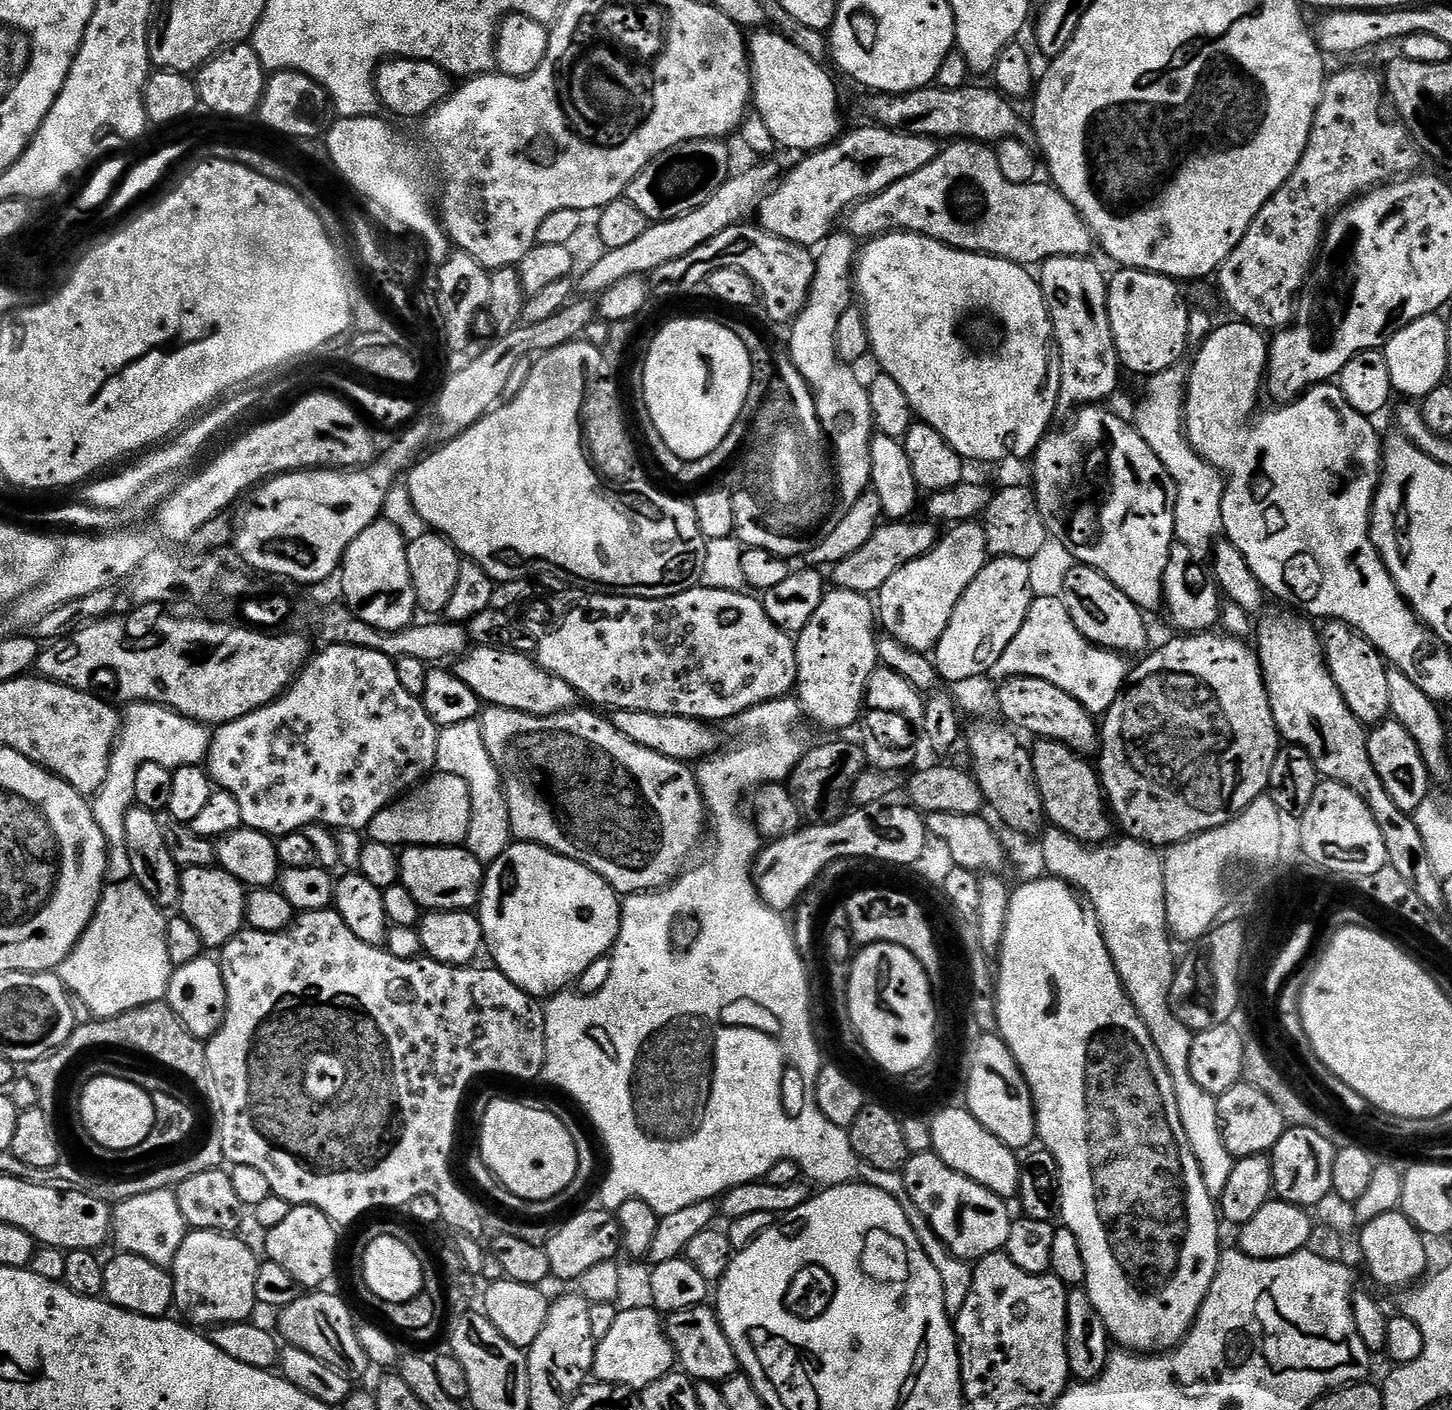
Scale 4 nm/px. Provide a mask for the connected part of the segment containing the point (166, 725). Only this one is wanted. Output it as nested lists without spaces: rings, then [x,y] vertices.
[[[132,702],[127,707],[128,709],[123,709],[122,712],[120,734],[116,737],[116,744],[112,748],[110,770],[106,776],[106,782],[90,800],[94,822],[98,822],[108,847],[108,874],[106,877],[108,884],[118,884],[133,879],[130,866],[130,850],[126,846],[126,814],[136,804],[134,781],[138,778],[138,770],[142,766],[146,766],[146,762],[158,762],[162,766],[172,768],[174,764],[172,761],[172,747],[175,746],[176,740],[180,740],[179,767],[185,768],[191,764],[203,765],[208,758],[208,746],[210,743],[210,732],[205,725],[198,720],[191,720],[189,716],[184,716],[180,712],[175,712],[173,708],[164,708],[160,704],[151,702]]]

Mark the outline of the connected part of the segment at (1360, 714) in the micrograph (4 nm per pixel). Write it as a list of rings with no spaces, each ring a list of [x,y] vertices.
[[[1329,620],[1322,628],[1324,662],[1327,664],[1346,706],[1365,726],[1384,723],[1390,716],[1390,689],[1386,679],[1389,665],[1379,650],[1362,633],[1341,620]]]

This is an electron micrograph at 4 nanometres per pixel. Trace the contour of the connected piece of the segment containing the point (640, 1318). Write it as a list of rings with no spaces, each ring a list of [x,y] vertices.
[[[655,1307],[617,1311],[610,1334],[598,1341],[592,1363],[595,1379],[601,1384],[619,1384],[625,1388],[642,1390],[658,1378],[667,1376],[677,1367],[678,1357],[666,1320]]]

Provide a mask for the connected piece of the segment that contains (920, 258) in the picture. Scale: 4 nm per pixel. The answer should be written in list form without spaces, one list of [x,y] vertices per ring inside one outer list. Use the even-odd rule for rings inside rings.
[[[889,232],[869,239],[863,245],[856,261],[854,288],[864,310],[871,355],[873,357],[876,355],[876,360],[880,363],[879,371],[894,378],[894,382],[902,386],[906,398],[910,398],[913,413],[923,423],[938,430],[938,434],[942,434],[942,438],[946,438],[946,442],[950,442],[950,446],[954,446],[959,456],[968,462],[1008,460],[1011,456],[1016,460],[1027,461],[1053,427],[1052,416],[1057,415],[1060,362],[1054,347],[1052,319],[1048,317],[1048,307],[1040,289],[1039,279],[1028,272],[1031,271],[1023,264],[1013,264],[1011,260],[1000,260],[997,256],[986,256],[978,252],[962,252],[958,248],[949,248],[946,244],[939,244],[929,236],[920,236],[916,232]]]

